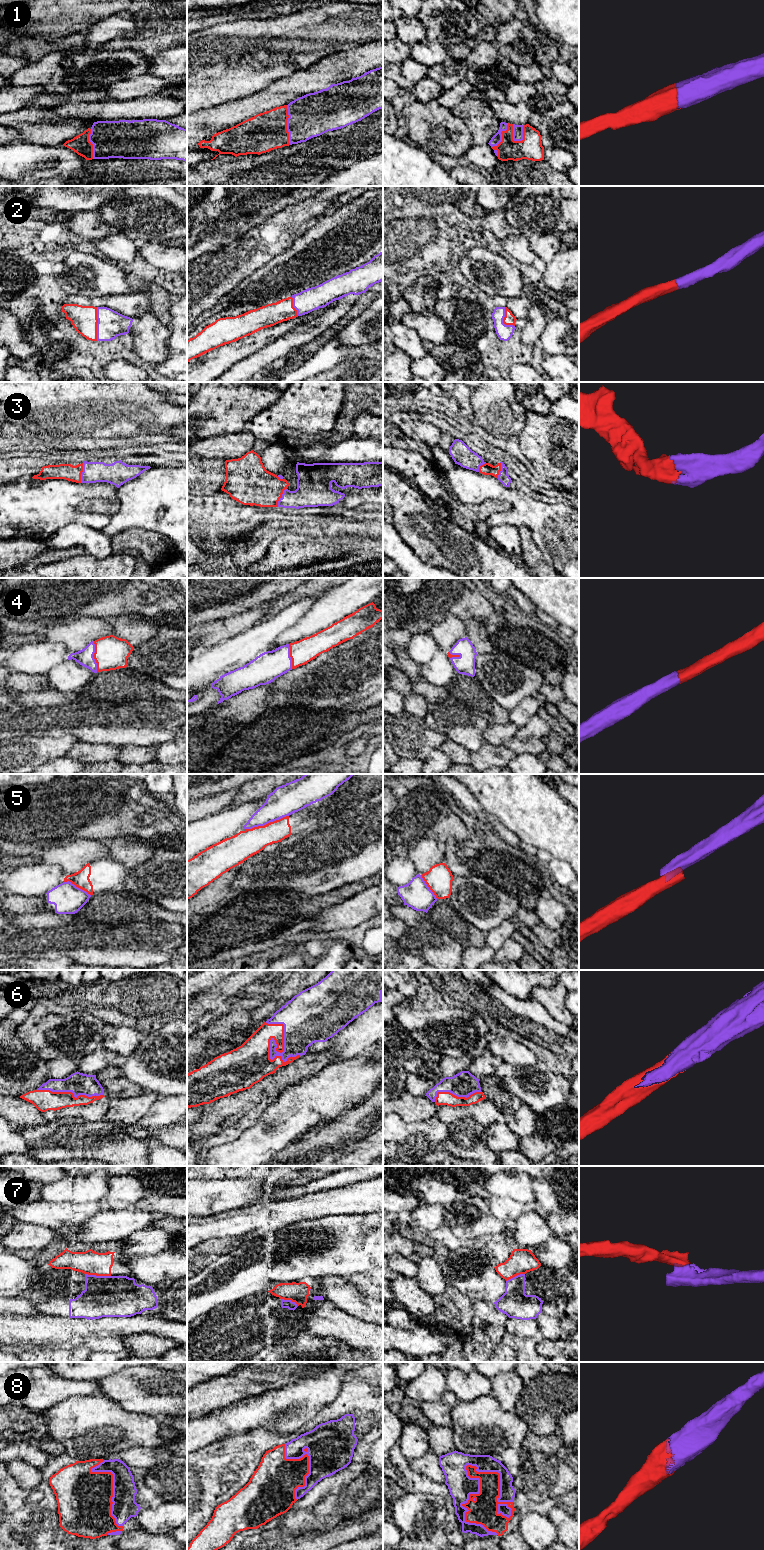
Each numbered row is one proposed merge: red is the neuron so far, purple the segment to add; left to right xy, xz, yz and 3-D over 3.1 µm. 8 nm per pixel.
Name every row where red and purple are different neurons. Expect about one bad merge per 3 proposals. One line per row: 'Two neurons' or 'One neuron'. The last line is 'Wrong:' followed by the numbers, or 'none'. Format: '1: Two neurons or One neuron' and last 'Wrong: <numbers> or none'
1: One neuron
2: One neuron
3: One neuron
4: One neuron
5: Two neurons
6: One neuron
7: Two neurons
8: One neuron
Wrong: 5, 7

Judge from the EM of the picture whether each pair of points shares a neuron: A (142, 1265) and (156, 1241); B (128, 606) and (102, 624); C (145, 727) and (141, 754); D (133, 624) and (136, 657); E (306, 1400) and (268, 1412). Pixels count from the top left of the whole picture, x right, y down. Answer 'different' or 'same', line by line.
A: different
B: different
C: different
D: different
E: same

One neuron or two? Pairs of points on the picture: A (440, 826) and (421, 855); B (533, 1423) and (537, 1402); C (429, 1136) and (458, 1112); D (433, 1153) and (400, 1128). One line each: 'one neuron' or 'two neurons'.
A: two neurons
B: one neuron
C: two neurons
D: one neuron

